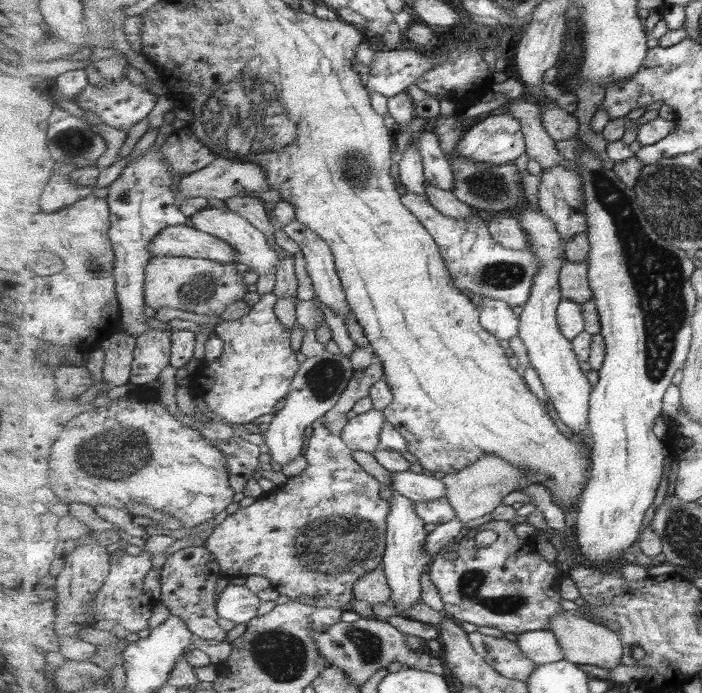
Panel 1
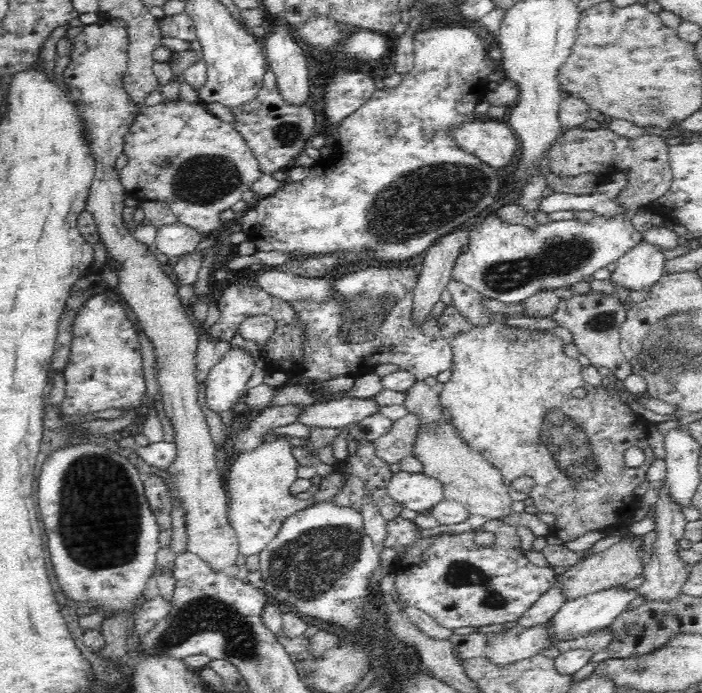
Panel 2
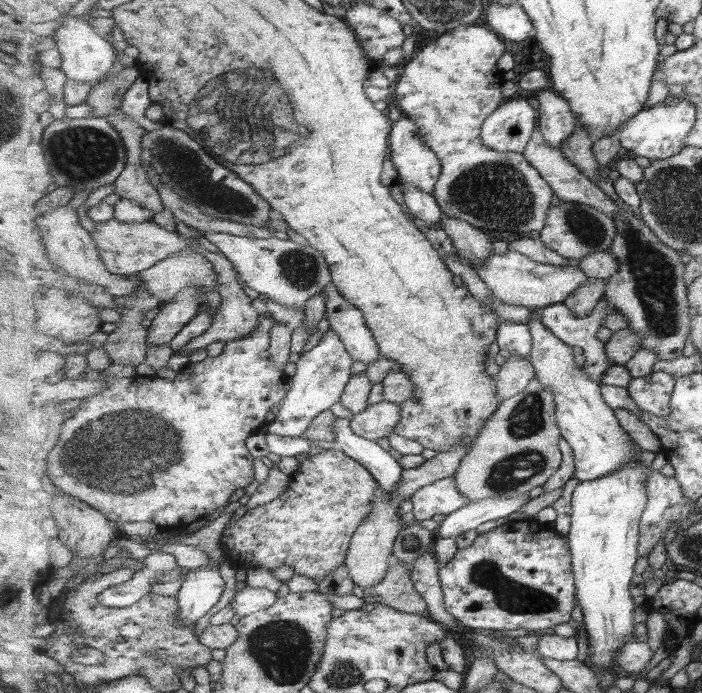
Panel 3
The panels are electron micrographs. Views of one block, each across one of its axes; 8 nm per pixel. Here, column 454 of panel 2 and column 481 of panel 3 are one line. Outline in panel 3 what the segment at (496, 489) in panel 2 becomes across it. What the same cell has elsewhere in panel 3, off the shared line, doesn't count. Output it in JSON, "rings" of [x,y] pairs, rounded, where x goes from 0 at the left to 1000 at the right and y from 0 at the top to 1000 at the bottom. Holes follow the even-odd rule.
{"rings":[[[764,544],[742,569],[718,577],[708,596],[685,619],[682,631],[677,633],[668,655],[662,658],[651,678],[648,687],[651,706],[674,726],[709,716],[722,719],[732,713],[745,714],[759,704],[774,703],[774,698],[801,675],[803,662],[798,648],[801,635],[799,618],[793,610],[791,570],[775,560],[772,551]]]}

